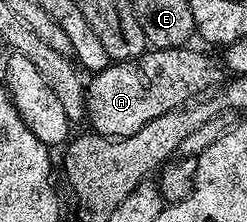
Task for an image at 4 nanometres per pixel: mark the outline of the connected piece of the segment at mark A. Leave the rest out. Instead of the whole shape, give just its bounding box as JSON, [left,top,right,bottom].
[86,46,225,139]

